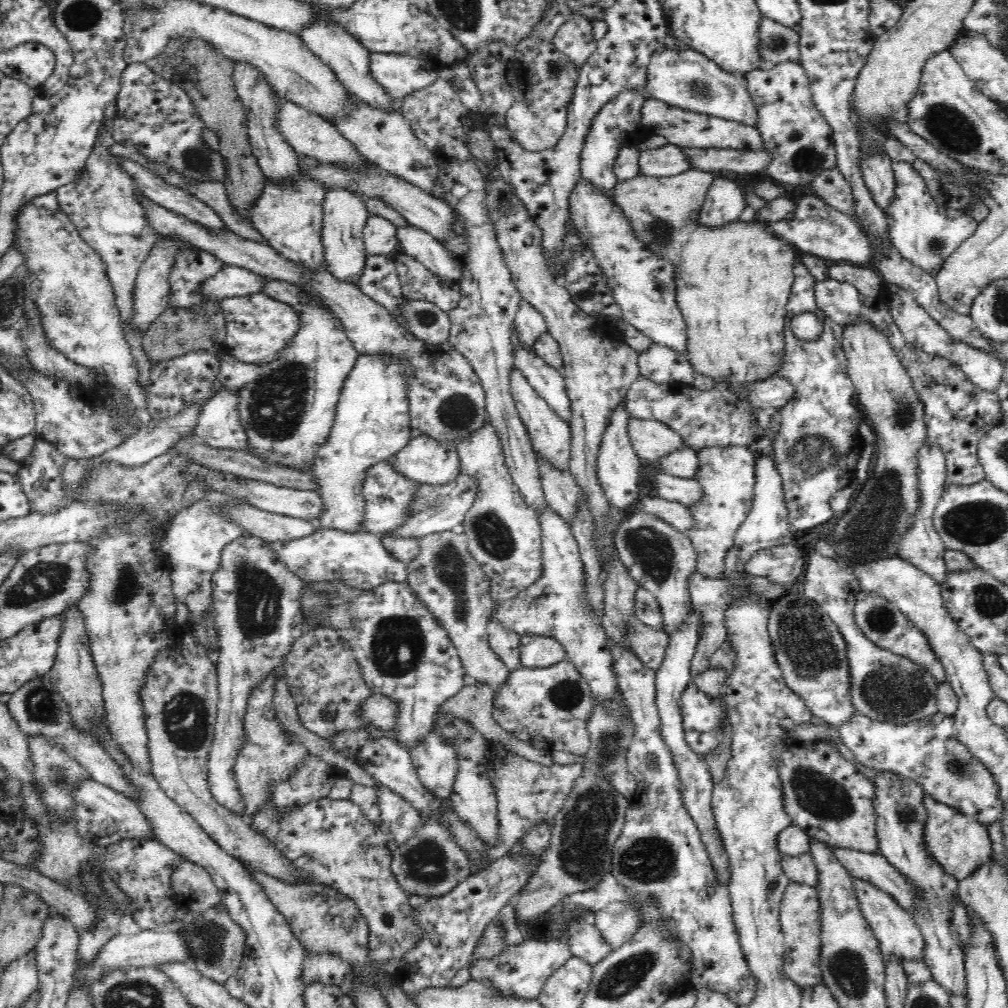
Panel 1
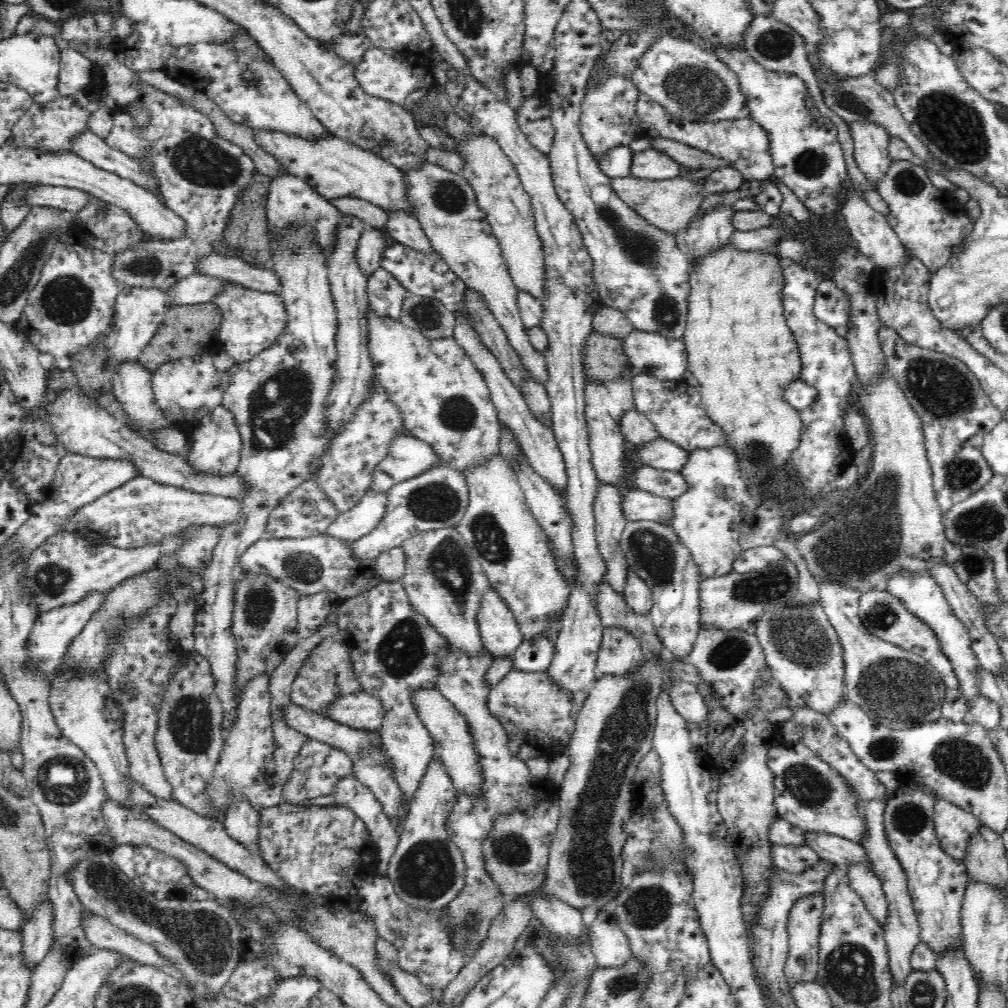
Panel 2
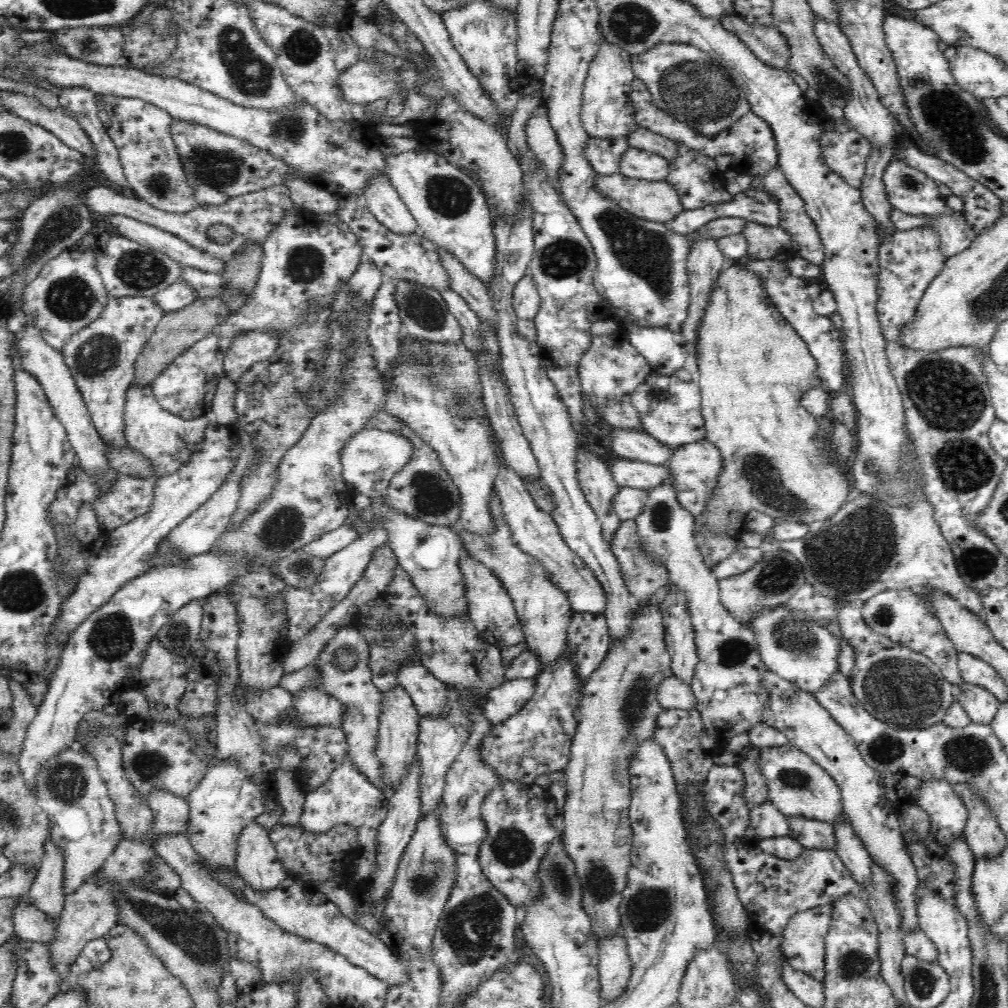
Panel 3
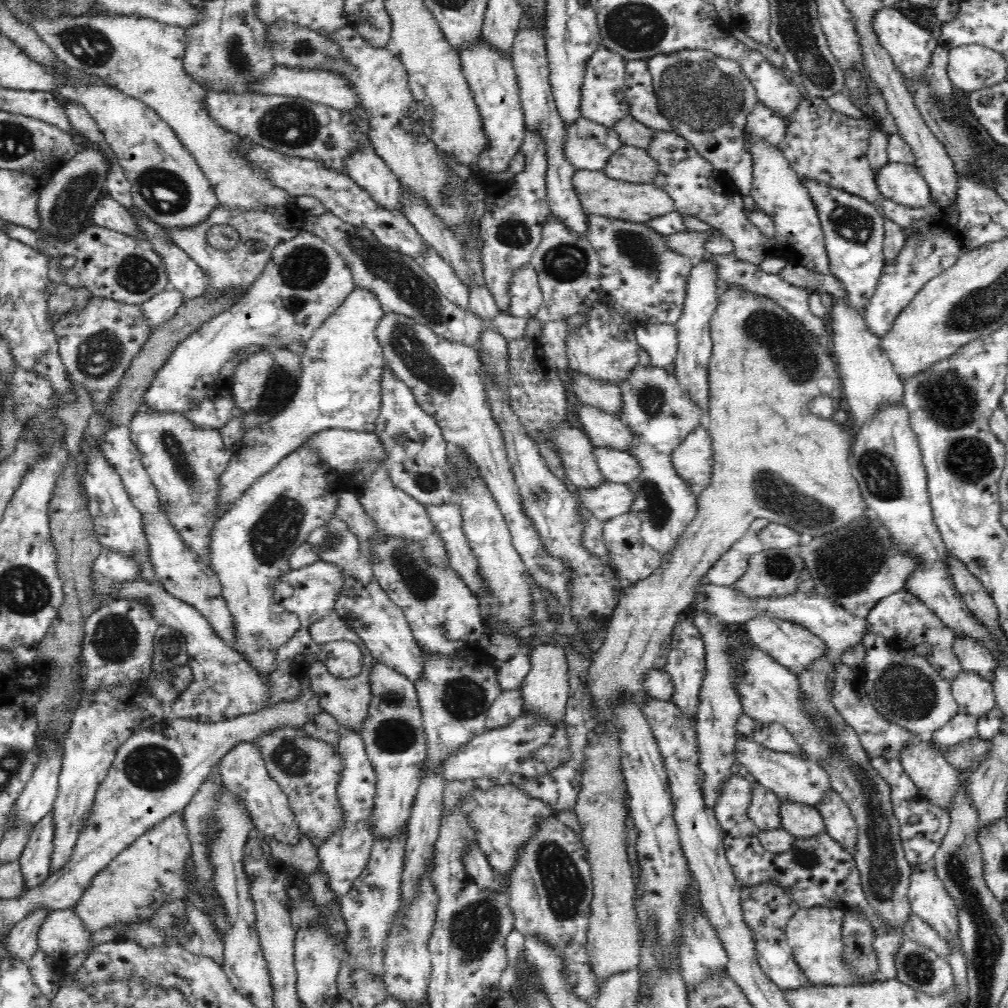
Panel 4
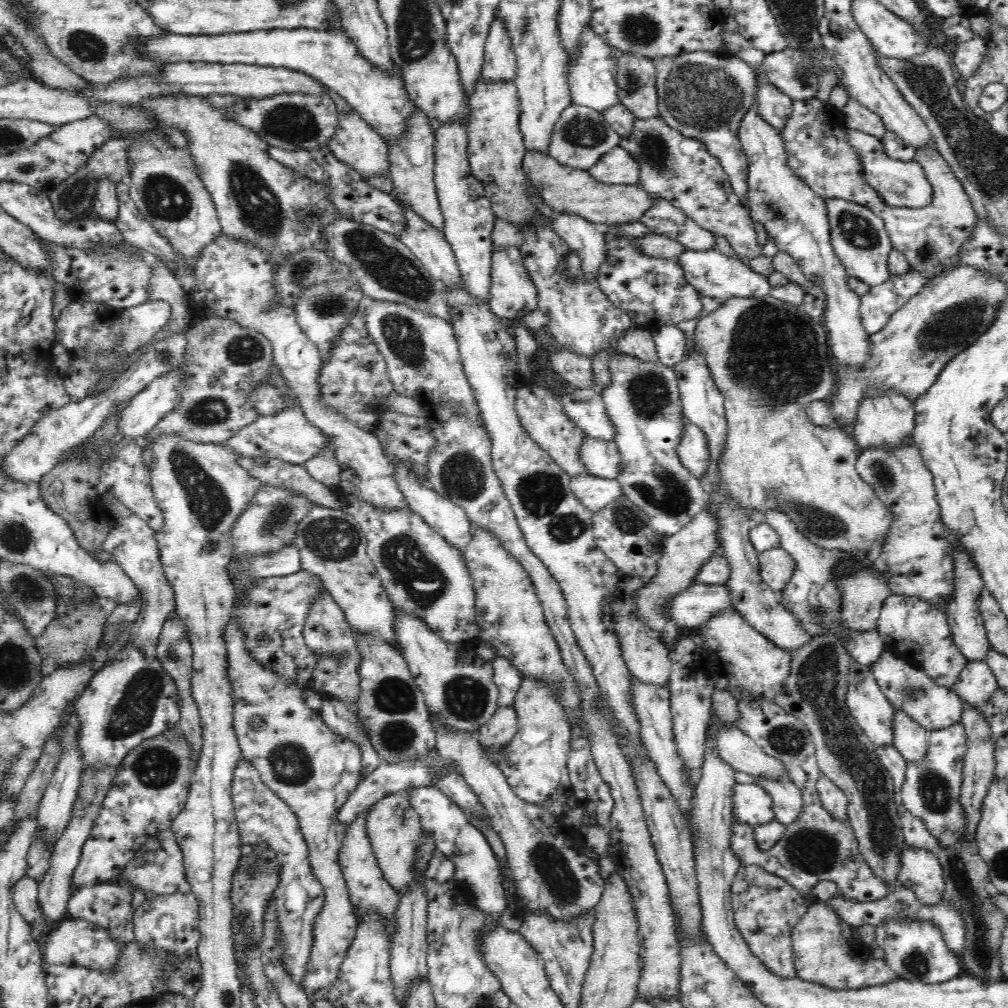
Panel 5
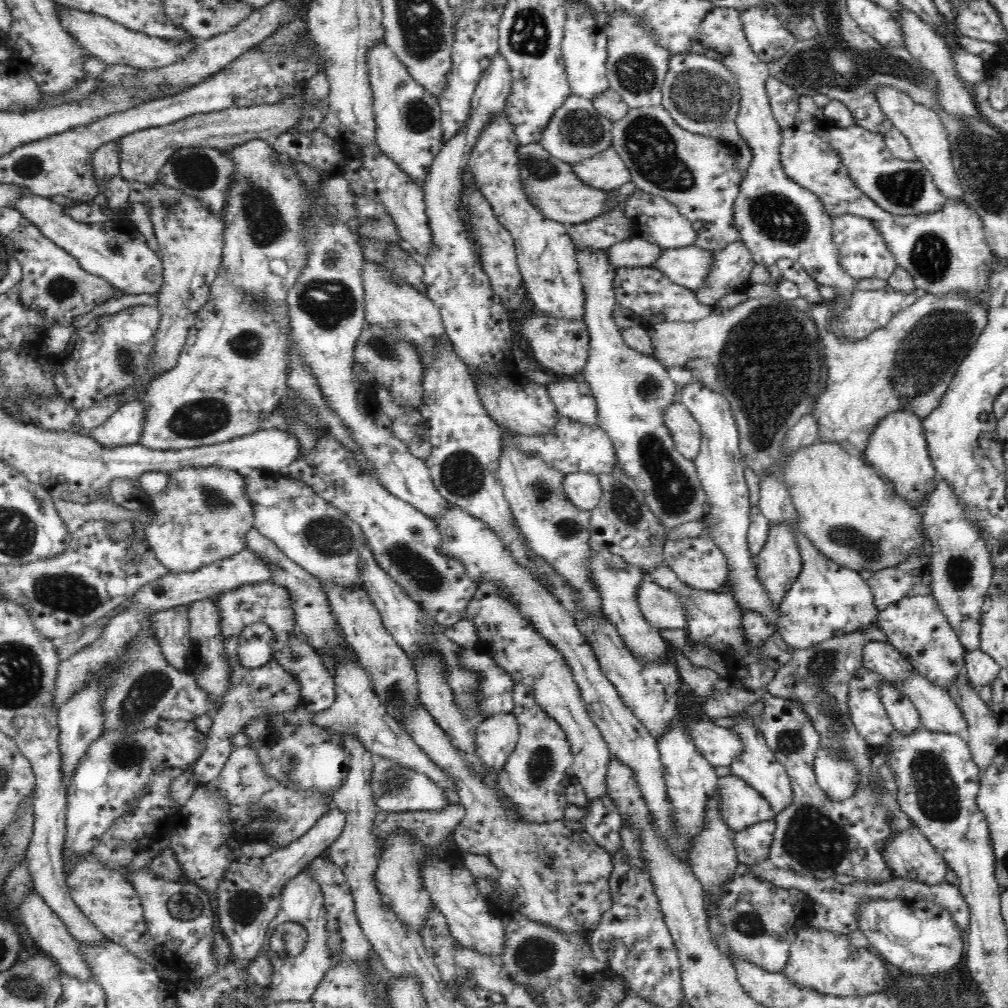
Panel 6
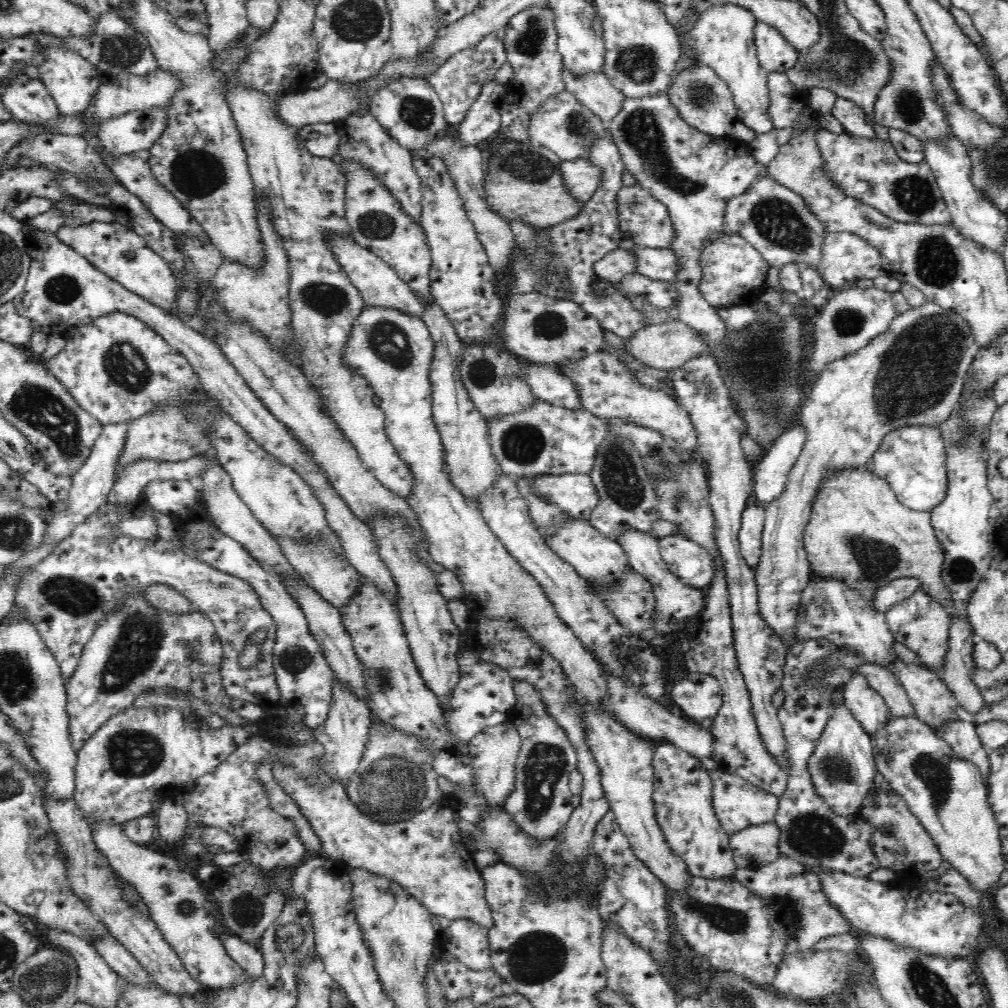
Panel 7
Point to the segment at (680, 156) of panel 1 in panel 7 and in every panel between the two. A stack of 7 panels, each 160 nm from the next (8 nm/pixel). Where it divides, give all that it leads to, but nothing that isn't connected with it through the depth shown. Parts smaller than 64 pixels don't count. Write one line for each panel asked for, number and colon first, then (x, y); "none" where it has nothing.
2: (651, 164)
3: (636, 163)
4: (631, 164)
5: (617, 166)
6: (605, 171)
7: (581, 177)

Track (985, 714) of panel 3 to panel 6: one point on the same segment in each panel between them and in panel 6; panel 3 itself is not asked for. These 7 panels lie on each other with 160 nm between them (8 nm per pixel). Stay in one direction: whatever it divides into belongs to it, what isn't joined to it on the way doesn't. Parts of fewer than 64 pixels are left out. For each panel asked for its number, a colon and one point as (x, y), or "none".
4: (976, 694)
5: (976, 684)
6: (982, 670)

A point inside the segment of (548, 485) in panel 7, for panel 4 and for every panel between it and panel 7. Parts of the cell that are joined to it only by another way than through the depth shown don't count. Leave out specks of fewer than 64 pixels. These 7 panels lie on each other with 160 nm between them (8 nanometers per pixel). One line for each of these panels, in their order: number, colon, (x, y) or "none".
4: (610, 499)
5: (594, 493)
6: (583, 489)

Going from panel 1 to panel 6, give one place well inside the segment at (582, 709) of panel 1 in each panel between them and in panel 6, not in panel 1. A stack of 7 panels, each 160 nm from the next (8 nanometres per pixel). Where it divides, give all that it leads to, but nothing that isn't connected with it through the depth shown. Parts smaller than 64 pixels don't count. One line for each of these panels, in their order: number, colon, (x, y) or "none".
2: (523, 701)
3: (507, 700)
4: (509, 705)
5: (500, 730)
6: (496, 738)

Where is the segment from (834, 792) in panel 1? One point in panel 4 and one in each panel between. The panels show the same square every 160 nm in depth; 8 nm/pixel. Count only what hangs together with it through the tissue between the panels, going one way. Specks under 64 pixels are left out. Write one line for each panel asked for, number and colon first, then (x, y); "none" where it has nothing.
2: (811, 795)
3: (799, 788)
4: (791, 778)

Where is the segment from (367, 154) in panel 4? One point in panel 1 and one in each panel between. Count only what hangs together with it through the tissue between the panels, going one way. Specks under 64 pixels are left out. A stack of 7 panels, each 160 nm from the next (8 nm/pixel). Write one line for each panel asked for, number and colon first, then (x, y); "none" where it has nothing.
1: (414, 242)
2: (401, 228)
3: (384, 202)

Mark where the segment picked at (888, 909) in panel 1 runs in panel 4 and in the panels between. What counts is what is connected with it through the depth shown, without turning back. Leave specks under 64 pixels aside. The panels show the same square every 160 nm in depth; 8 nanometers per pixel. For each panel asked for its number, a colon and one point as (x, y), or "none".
2: (863, 879)
3: (849, 847)
4: (840, 824)

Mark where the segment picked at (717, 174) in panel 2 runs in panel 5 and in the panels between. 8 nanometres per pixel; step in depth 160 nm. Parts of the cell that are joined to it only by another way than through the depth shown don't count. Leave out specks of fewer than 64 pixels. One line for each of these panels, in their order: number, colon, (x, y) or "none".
3: (657, 201)
4: (600, 195)
5: (565, 189)

